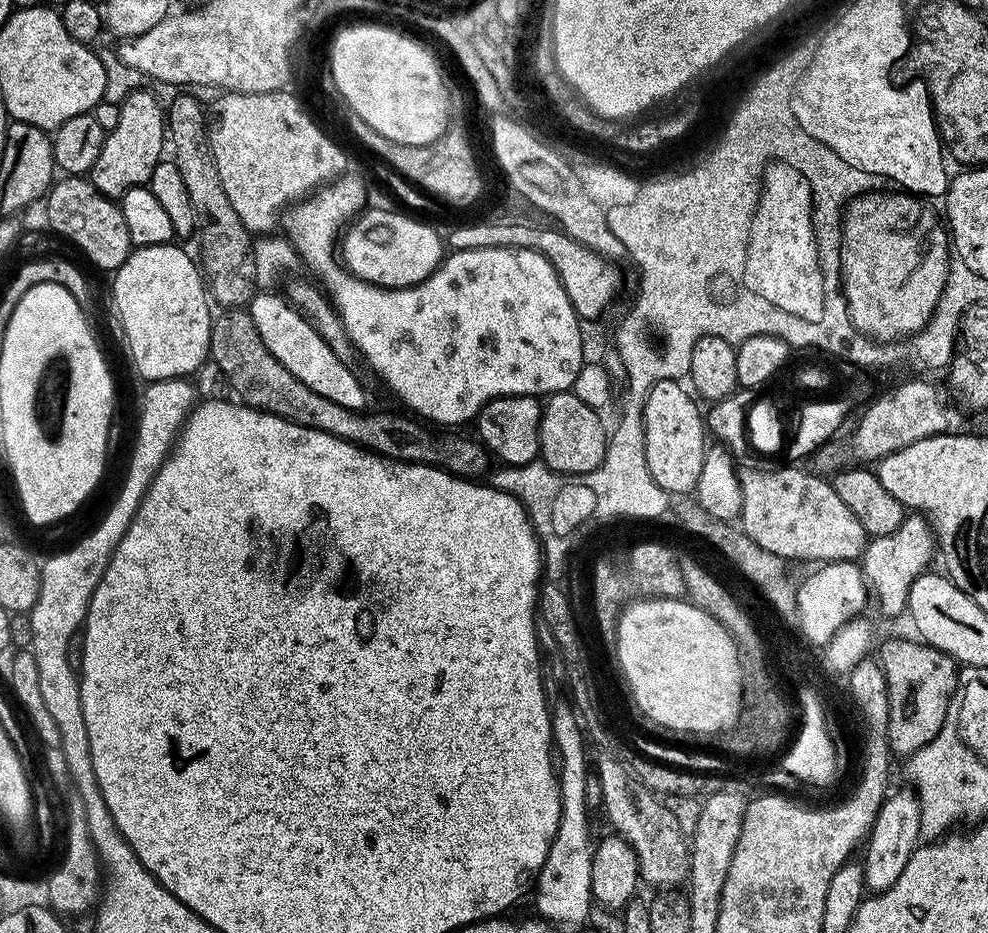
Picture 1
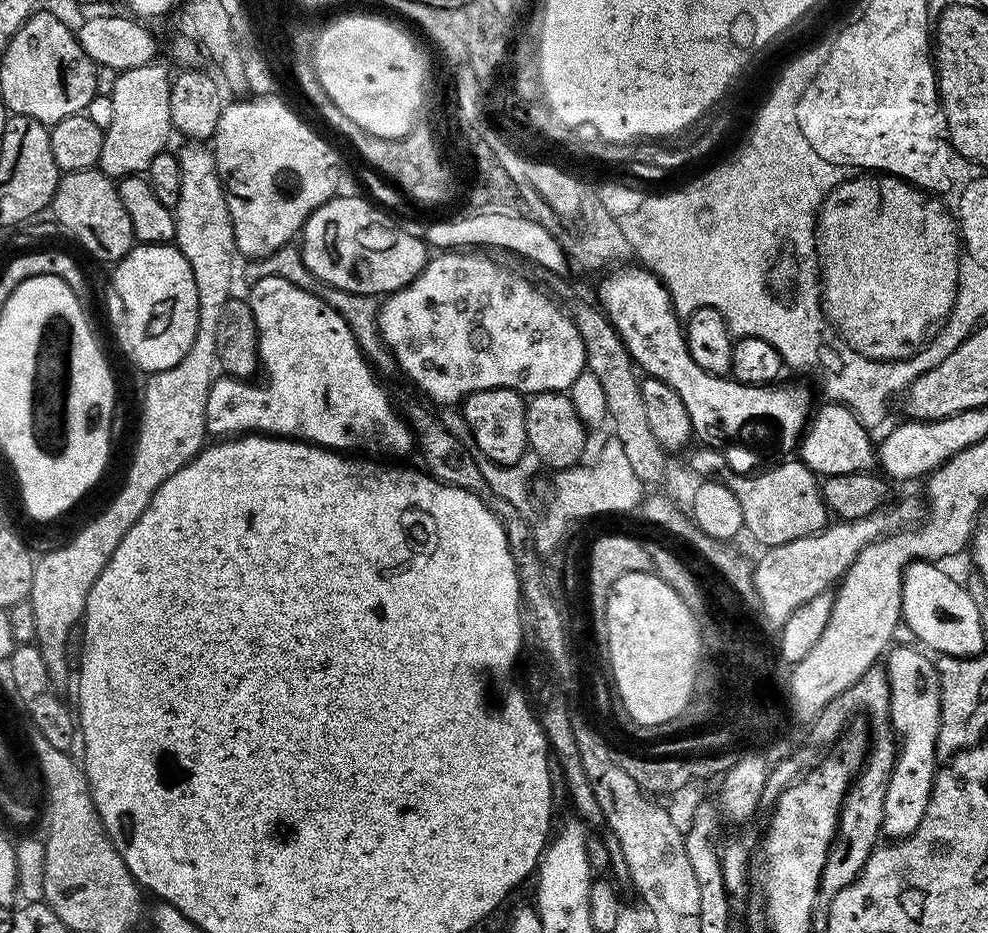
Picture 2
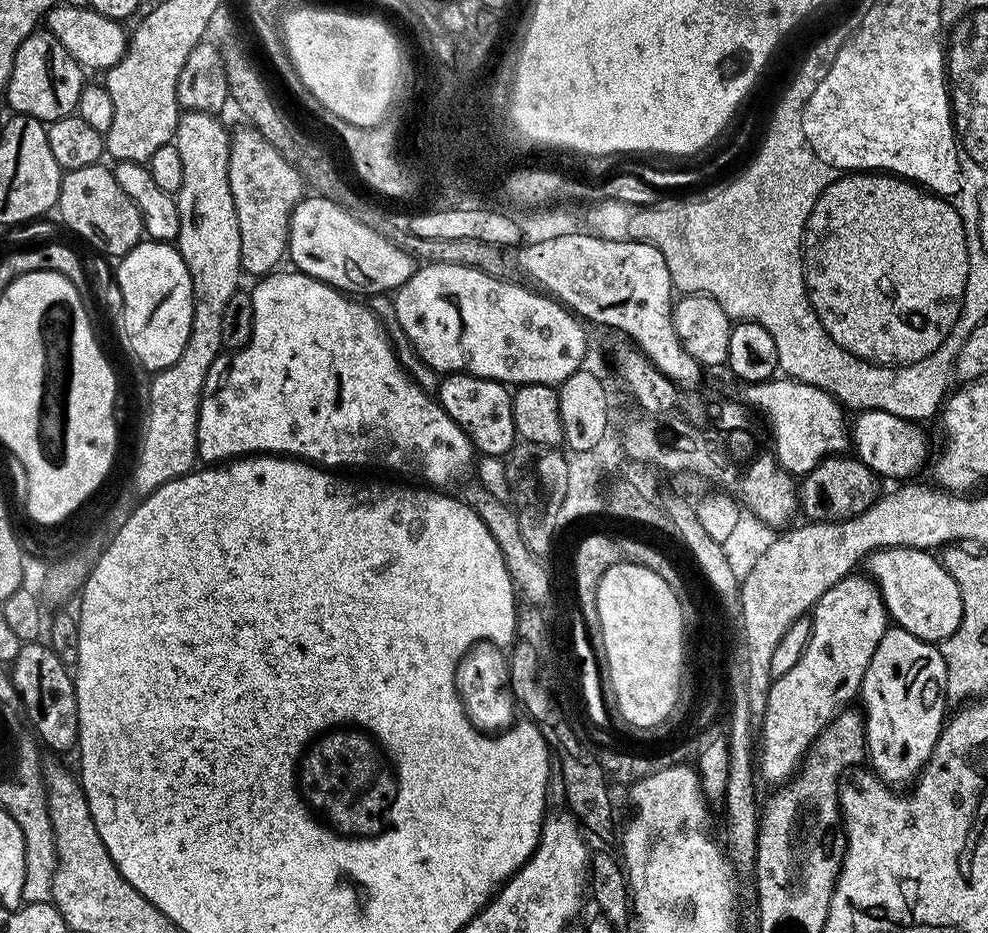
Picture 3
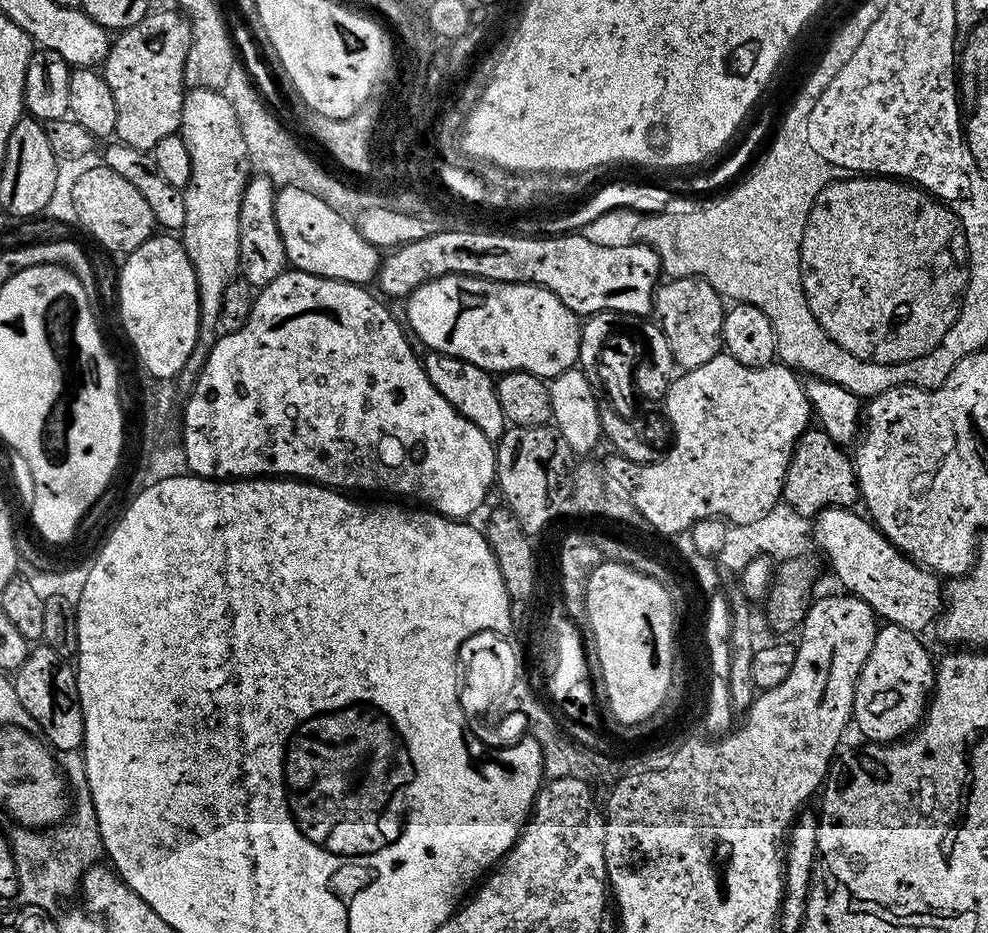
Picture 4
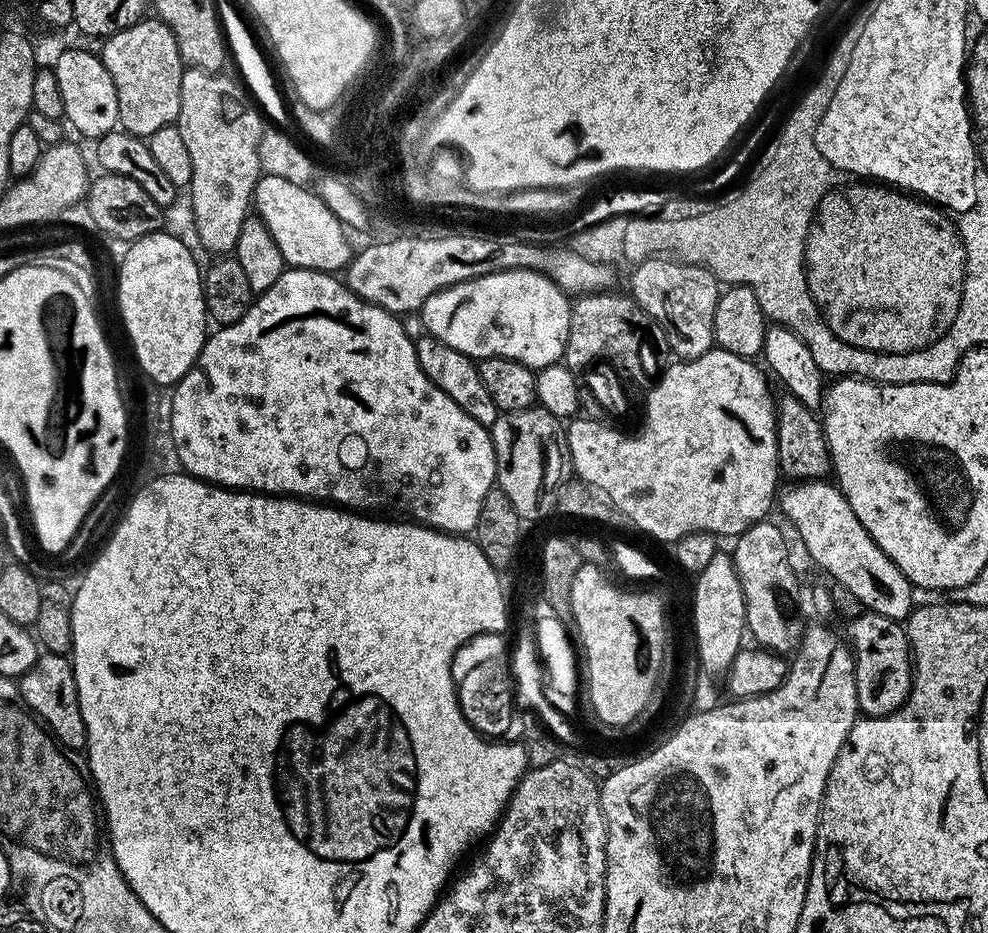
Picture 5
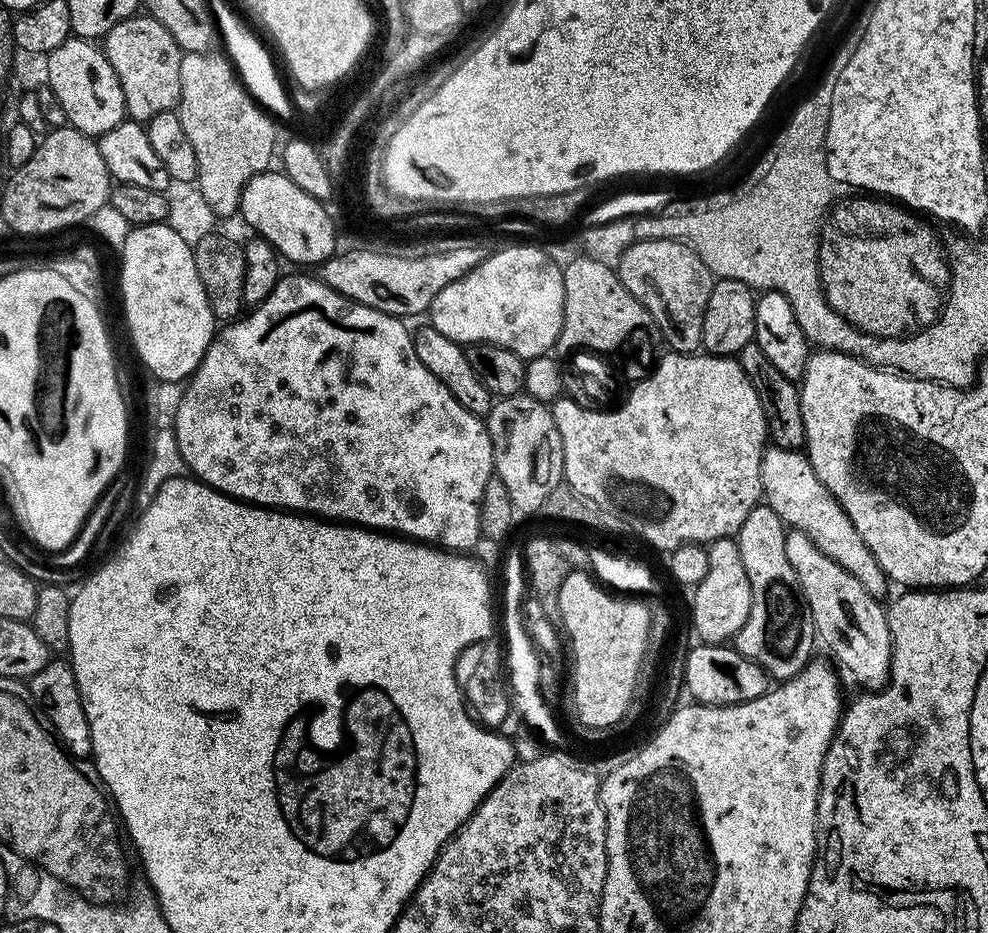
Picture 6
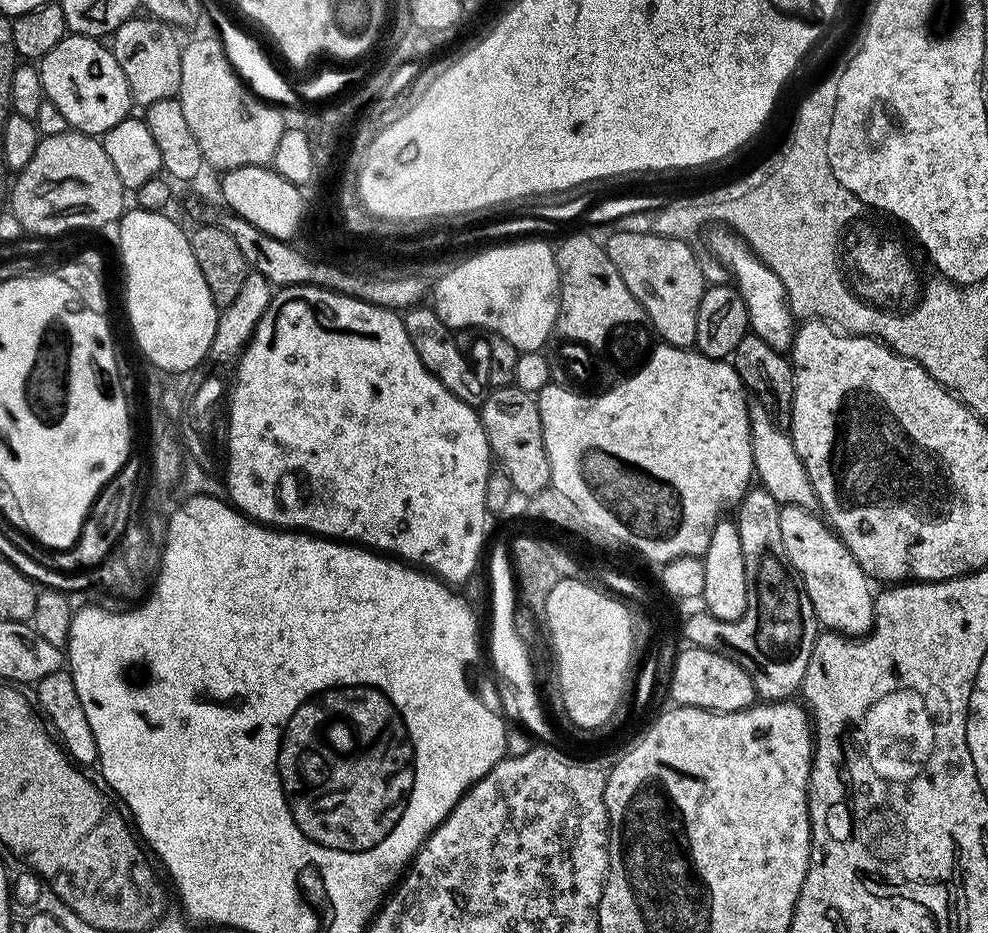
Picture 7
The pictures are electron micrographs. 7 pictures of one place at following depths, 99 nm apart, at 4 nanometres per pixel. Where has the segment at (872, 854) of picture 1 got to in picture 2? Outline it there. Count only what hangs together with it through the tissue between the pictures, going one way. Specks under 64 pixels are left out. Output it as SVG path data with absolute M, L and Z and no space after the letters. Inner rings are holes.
M893 647L887 653L886 675L888 677L888 714L890 728L898 735L898 751L896 765L890 774L890 786L886 786L886 814L884 815L883 835L888 838L903 838L915 830L918 822L926 814L926 806L932 800L932 781L938 771L938 730L940 729L940 670L933 657L927 651L916 648Z

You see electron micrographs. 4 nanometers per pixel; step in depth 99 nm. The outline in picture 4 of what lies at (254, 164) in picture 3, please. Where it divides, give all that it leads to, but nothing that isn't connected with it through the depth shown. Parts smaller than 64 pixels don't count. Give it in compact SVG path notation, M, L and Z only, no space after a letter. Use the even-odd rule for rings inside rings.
M253 175L244 187L242 206L238 210L238 246L240 247L239 275L249 280L253 288L265 288L286 270L288 256L284 252L282 234L276 221L276 193L278 188L263 175Z

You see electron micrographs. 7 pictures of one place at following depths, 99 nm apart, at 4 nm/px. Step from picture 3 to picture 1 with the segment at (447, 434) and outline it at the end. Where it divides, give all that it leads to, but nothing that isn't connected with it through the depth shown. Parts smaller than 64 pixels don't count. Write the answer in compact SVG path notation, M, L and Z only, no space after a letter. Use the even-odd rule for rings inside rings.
M272 290L257 291L253 295L250 305L254 326L258 326L258 334L262 338L262 342L266 342L266 350L270 350L270 354L274 354L274 358L278 358L278 362L282 362L282 366L286 366L286 370L290 370L290 374L294 374L294 378L306 382L306 386L310 386L310 390L314 390L314 394L322 394L322 398L330 398L330 402L338 402L338 406L363 409L366 389L361 383L361 377L357 374L355 376L351 372L353 369L339 360L334 354L334 350L330 350L328 341L322 338L322 334L318 332L315 325L296 308L291 300L283 295L275 296L274 293L268 291Z

